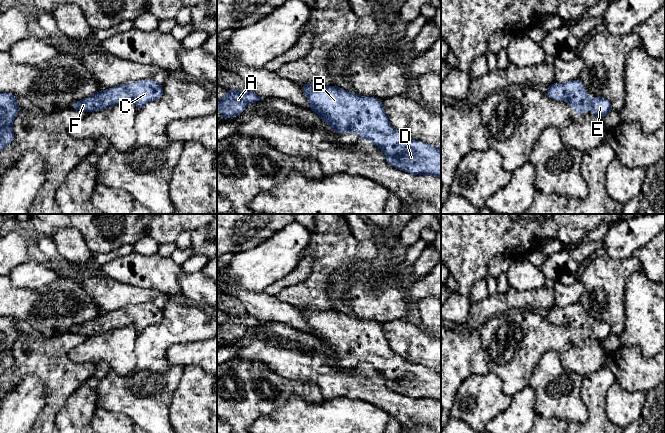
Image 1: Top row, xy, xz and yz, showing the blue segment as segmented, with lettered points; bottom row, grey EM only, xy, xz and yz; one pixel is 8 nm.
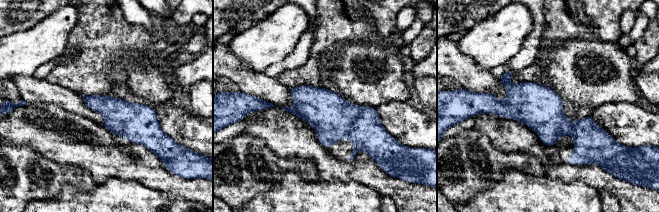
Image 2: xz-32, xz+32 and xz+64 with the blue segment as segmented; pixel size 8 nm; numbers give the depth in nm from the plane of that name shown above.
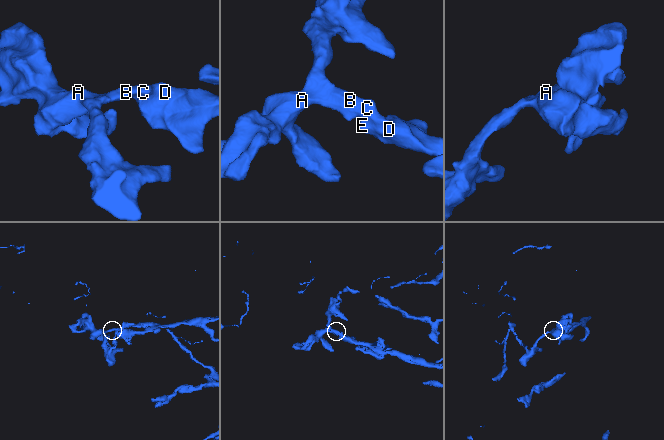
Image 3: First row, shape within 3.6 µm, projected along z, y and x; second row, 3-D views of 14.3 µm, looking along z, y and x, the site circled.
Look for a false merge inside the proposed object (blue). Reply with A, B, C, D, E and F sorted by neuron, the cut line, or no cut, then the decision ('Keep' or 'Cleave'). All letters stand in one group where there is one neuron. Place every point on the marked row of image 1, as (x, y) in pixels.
Groups: A B C D E F. No split. Keep

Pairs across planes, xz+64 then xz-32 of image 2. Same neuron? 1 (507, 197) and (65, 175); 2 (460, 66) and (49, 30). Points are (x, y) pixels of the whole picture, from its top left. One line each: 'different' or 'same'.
1: different
2: different

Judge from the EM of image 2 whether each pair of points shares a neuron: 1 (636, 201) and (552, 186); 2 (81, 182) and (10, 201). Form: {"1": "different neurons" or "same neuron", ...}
{"1": "different neurons", "2": "same neuron"}

